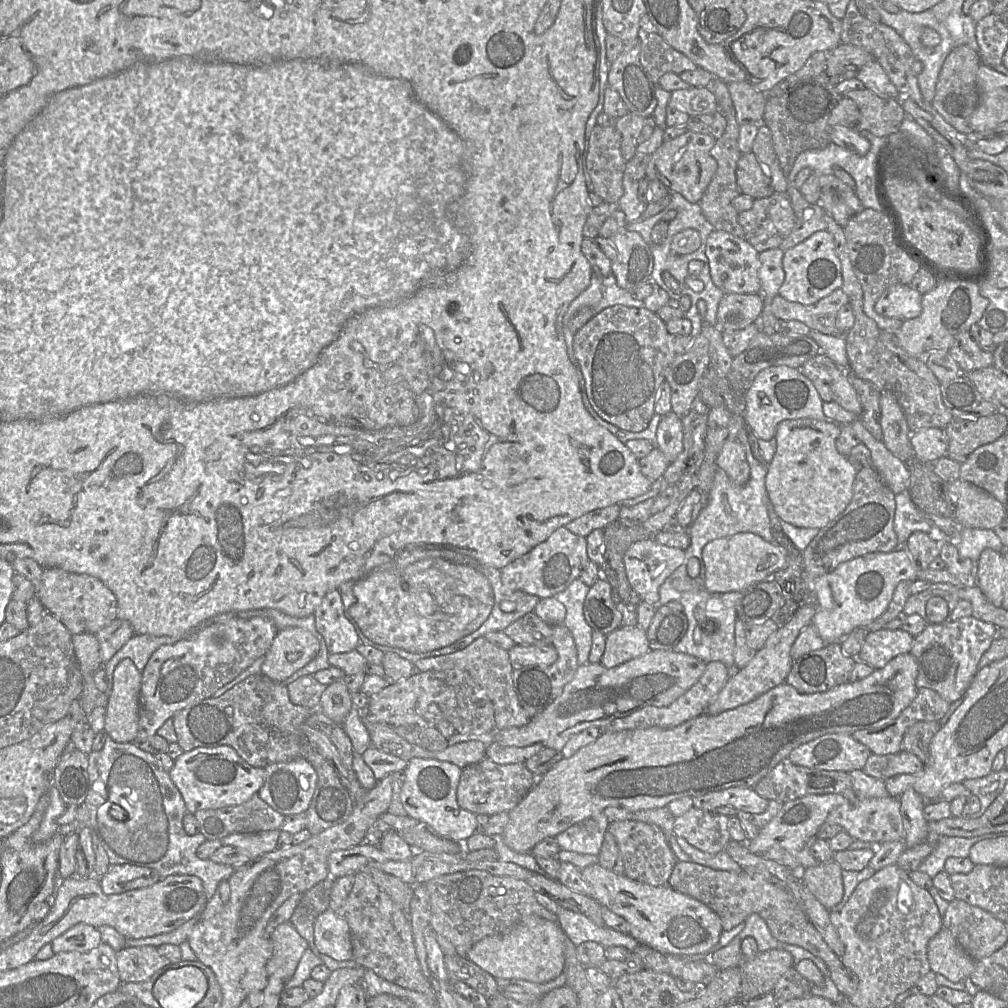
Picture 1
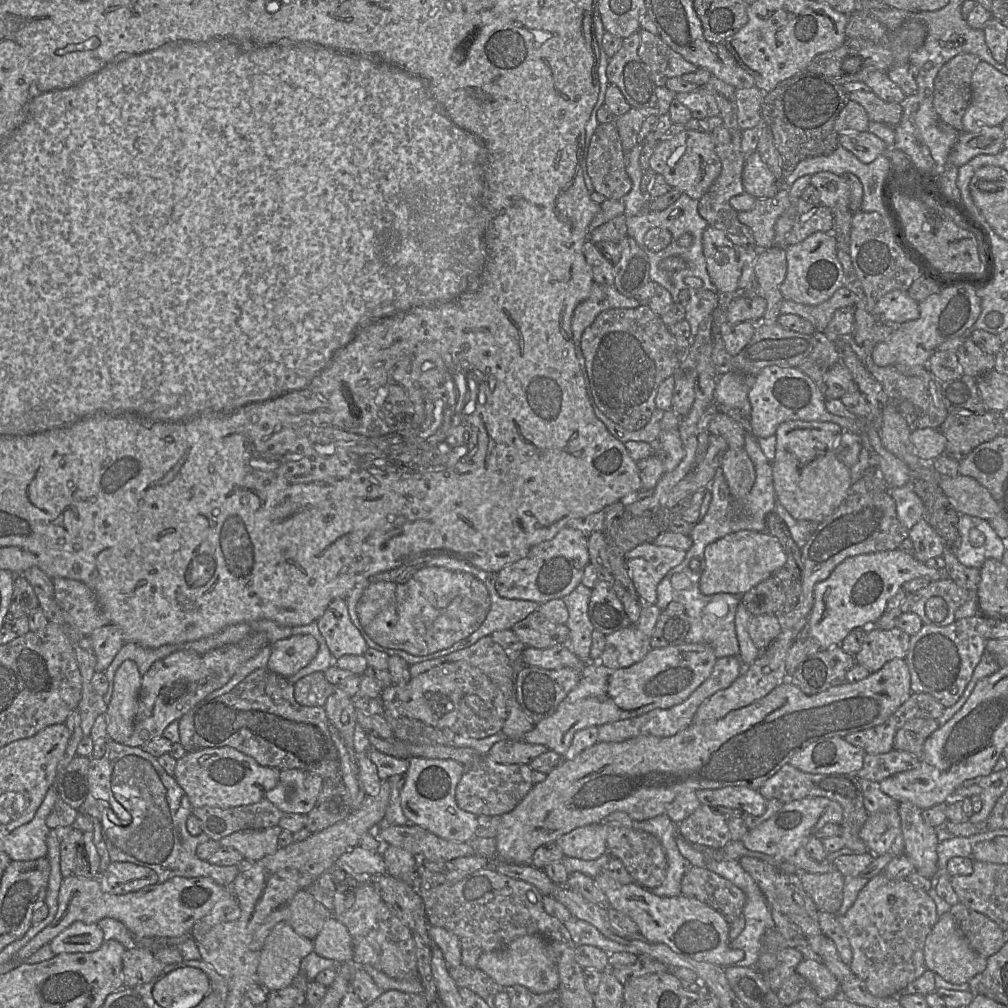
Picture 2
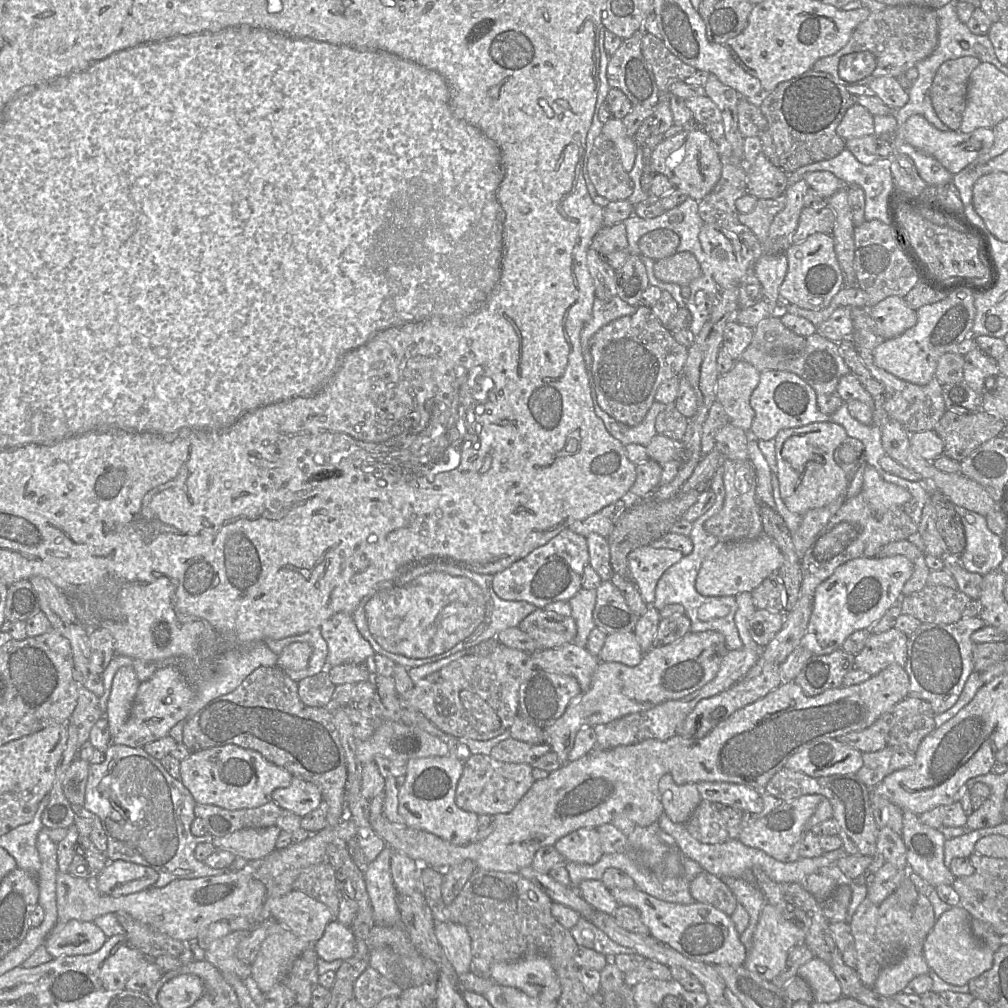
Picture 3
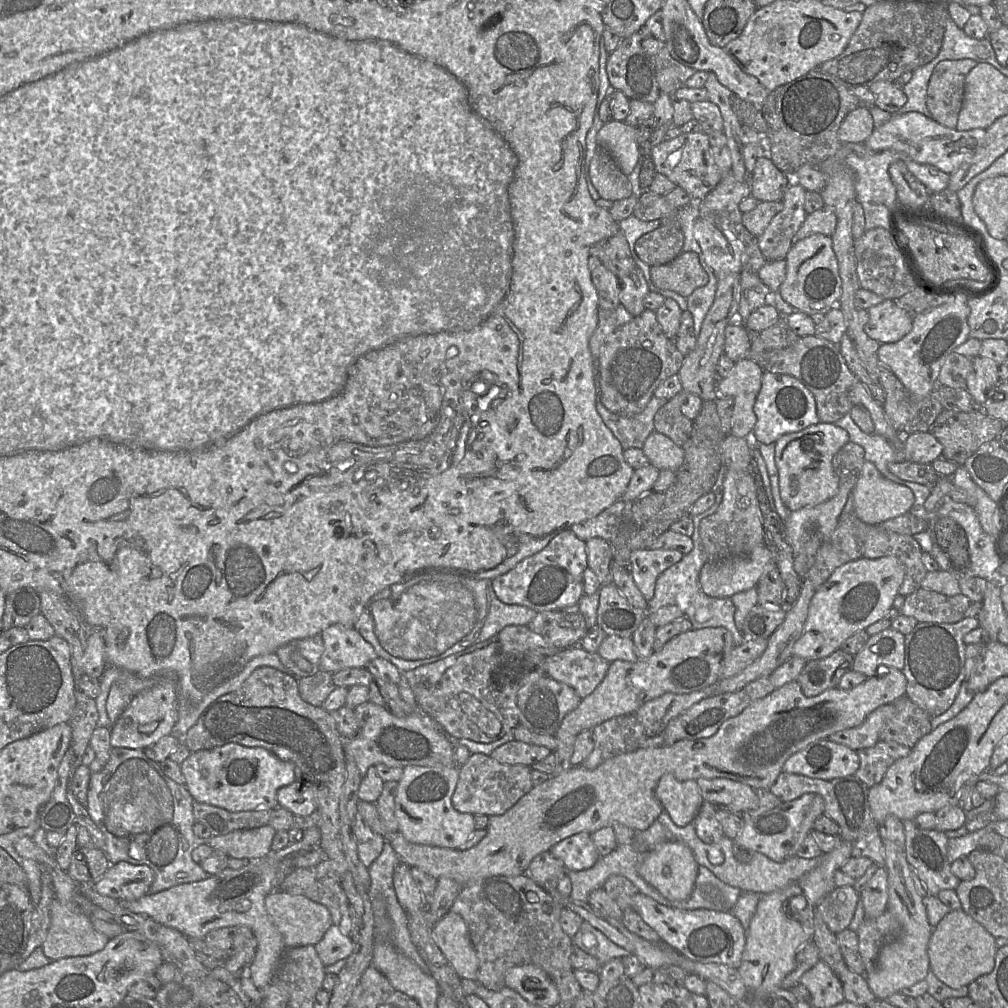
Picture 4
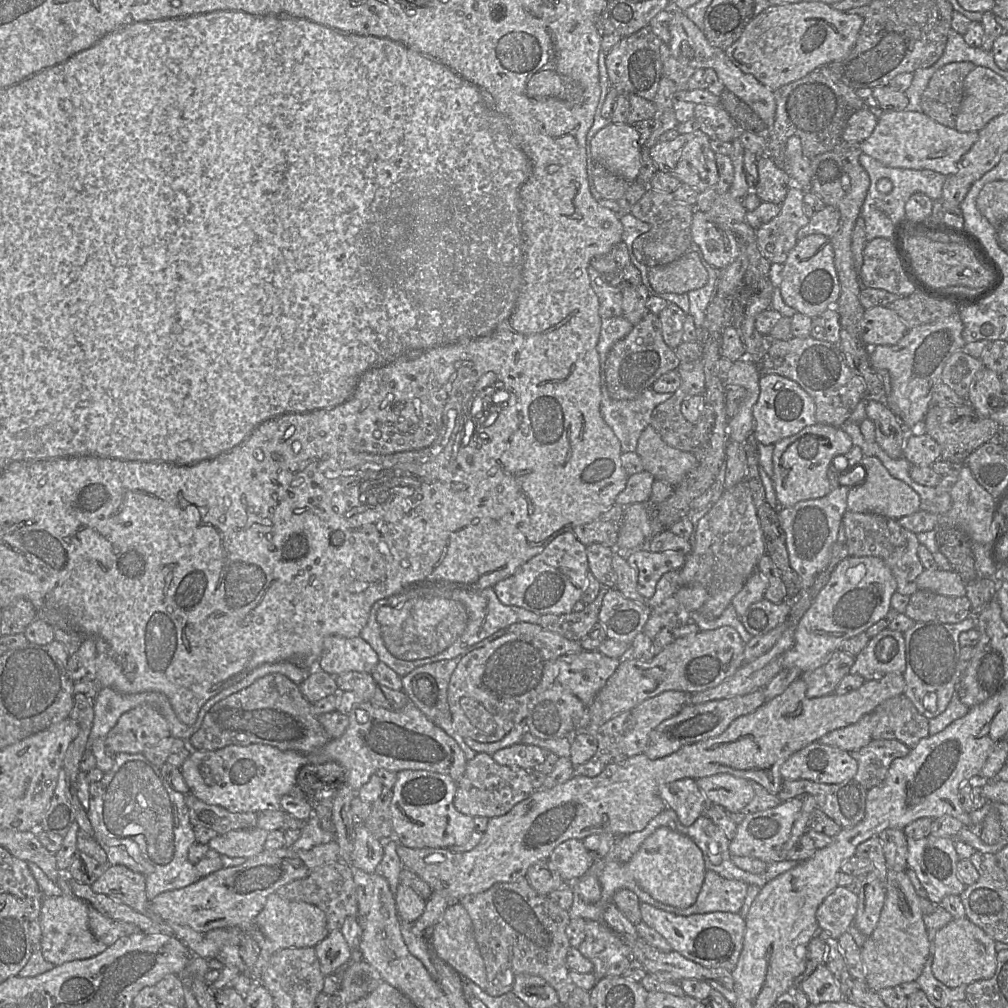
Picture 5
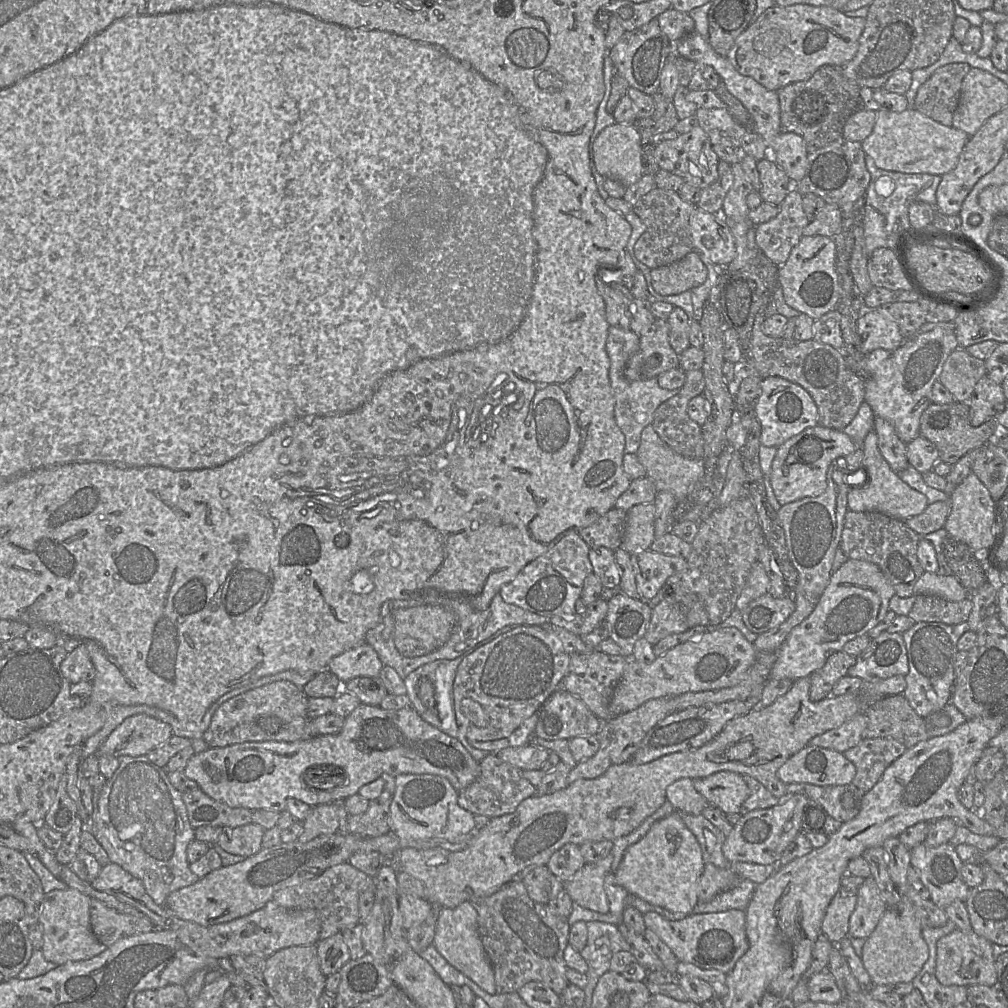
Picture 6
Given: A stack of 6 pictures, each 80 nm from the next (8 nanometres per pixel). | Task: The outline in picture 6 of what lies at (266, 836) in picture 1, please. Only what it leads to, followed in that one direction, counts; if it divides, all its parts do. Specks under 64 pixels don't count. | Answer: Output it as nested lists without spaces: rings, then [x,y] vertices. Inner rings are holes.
[[[255,823],[228,828],[220,834],[216,844],[230,854],[247,858],[262,849],[264,832],[265,829]]]

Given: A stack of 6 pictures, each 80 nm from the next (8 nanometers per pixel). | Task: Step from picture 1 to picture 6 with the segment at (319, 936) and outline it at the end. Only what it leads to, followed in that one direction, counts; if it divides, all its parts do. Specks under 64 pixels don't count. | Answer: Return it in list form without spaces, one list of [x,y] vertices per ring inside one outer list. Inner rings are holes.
[[[342,933],[319,940],[316,947],[320,969],[325,976],[340,971],[350,961],[350,952]]]

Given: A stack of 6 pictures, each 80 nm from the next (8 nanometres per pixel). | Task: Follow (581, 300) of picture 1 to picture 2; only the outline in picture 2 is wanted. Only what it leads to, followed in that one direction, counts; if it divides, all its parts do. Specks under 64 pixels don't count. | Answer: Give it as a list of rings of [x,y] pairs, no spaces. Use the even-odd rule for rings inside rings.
[[[593,282],[589,296],[574,310],[571,320],[571,330],[576,357],[585,377],[585,359],[581,350],[582,334],[596,317],[610,309],[636,308],[640,302],[636,298],[628,298],[621,294],[614,285],[606,286]]]

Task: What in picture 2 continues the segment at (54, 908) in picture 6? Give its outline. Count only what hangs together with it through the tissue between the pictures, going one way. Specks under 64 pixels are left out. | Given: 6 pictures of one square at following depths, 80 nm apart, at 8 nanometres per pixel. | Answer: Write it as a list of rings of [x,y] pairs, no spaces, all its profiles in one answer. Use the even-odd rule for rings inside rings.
[[[76,921],[51,940],[55,955],[62,953],[91,953],[103,944],[103,932],[97,924]]]

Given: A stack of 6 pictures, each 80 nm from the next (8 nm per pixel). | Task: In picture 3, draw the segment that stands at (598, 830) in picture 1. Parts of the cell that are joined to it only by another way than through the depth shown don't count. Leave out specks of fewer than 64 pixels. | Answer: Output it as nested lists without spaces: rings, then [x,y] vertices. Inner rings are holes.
[[[579,828],[556,841],[554,847],[566,861],[592,865],[604,852],[596,828]]]

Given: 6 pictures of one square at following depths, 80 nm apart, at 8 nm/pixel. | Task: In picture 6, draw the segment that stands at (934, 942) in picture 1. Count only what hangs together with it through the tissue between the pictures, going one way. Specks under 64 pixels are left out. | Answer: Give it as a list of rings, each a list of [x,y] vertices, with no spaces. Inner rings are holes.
[[[956,928],[937,941],[935,975],[944,986],[994,985],[997,973],[993,956],[993,943],[977,935],[973,930],[963,932]]]

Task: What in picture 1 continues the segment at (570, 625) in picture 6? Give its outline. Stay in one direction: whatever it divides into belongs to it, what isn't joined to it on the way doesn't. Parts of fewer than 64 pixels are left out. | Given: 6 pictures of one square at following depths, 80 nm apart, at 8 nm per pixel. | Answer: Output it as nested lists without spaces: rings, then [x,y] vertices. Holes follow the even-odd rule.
[[[534,612],[519,618],[503,631],[516,645],[551,645],[553,625],[541,620]]]

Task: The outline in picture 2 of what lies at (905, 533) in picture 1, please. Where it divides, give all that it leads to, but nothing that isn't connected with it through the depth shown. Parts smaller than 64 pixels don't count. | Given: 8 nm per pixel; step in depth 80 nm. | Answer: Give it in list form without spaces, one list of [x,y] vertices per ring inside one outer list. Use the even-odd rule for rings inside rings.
[[[911,482],[902,487],[889,487],[889,493],[895,500],[898,519],[907,529],[925,518],[925,506]]]

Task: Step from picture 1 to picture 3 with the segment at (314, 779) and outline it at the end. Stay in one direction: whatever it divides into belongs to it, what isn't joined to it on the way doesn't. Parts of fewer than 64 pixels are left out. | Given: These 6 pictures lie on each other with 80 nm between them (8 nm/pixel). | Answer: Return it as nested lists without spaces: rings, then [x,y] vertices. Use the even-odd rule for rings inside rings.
[[[294,776],[288,787],[278,788],[272,792],[272,801],[280,808],[300,817],[318,808],[322,800],[322,794],[317,785]]]

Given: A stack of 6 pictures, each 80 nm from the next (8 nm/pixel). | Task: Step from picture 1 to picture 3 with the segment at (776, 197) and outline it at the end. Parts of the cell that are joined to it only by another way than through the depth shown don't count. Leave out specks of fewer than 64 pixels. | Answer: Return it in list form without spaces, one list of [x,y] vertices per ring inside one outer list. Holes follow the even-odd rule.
[[[786,195],[775,199],[758,199],[755,208],[749,213],[739,213],[741,224],[748,227],[762,244],[769,232],[775,216],[785,207]]]

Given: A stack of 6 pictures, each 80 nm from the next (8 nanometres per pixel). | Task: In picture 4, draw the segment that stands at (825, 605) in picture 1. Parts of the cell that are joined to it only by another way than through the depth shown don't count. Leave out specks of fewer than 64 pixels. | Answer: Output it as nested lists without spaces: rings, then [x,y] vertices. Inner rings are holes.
[[[895,556],[877,559],[861,557],[836,568],[814,594],[803,632],[794,644],[792,655],[810,661],[825,658],[840,649],[846,639],[888,613],[904,577],[905,567]]]

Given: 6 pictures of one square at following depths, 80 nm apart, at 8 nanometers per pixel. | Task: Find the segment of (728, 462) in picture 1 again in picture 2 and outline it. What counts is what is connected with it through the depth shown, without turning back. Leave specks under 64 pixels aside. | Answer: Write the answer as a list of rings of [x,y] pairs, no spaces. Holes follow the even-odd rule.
[[[728,448],[721,469],[734,501],[743,501],[752,489],[756,473],[754,465],[744,448]]]

